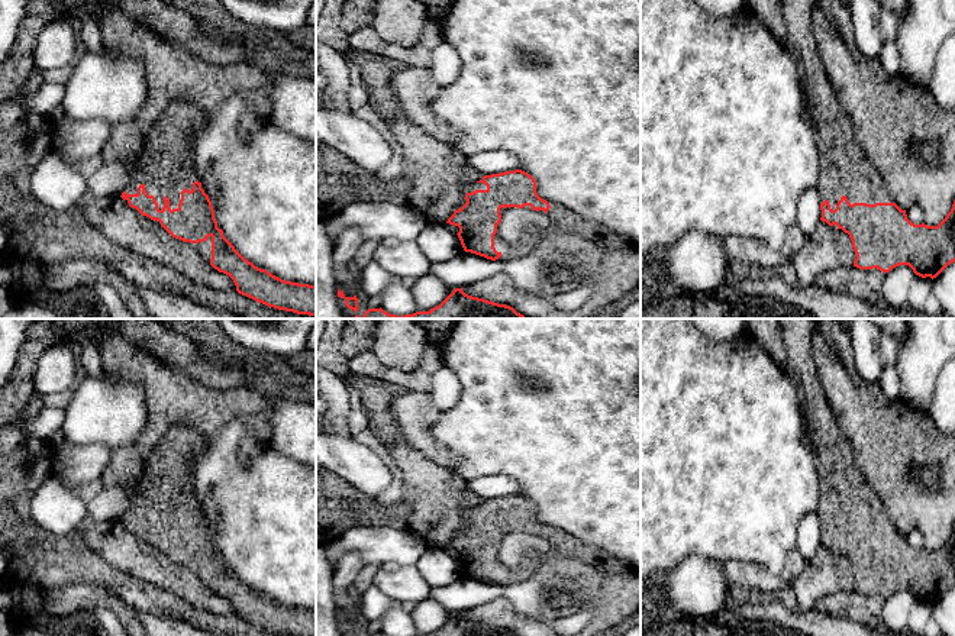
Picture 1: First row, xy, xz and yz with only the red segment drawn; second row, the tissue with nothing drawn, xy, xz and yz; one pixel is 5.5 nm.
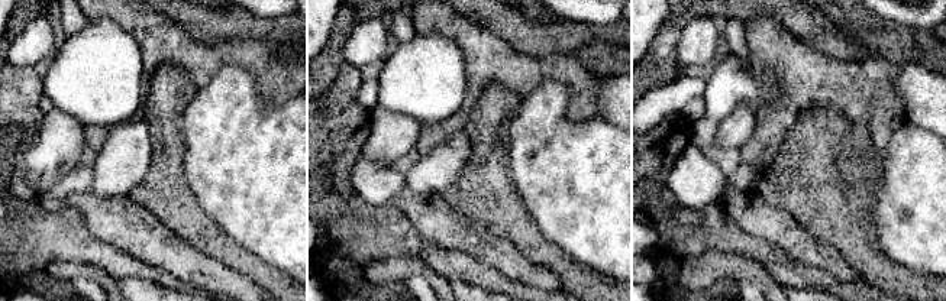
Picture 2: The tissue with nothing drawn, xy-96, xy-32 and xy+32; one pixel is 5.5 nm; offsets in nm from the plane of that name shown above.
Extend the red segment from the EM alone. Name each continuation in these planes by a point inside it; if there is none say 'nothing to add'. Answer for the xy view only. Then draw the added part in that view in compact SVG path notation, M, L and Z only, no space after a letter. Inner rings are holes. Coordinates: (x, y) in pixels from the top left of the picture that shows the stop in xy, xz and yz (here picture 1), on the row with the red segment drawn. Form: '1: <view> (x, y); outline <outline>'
1: xy (167, 167); outline M191 101L171 103L145 138L143 155L126 194L138 194L138 187L143 184L146 193L155 197L159 210L165 196L170 209L178 209L181 191L191 191L194 181L201 183L194 149L204 119L204 112Z

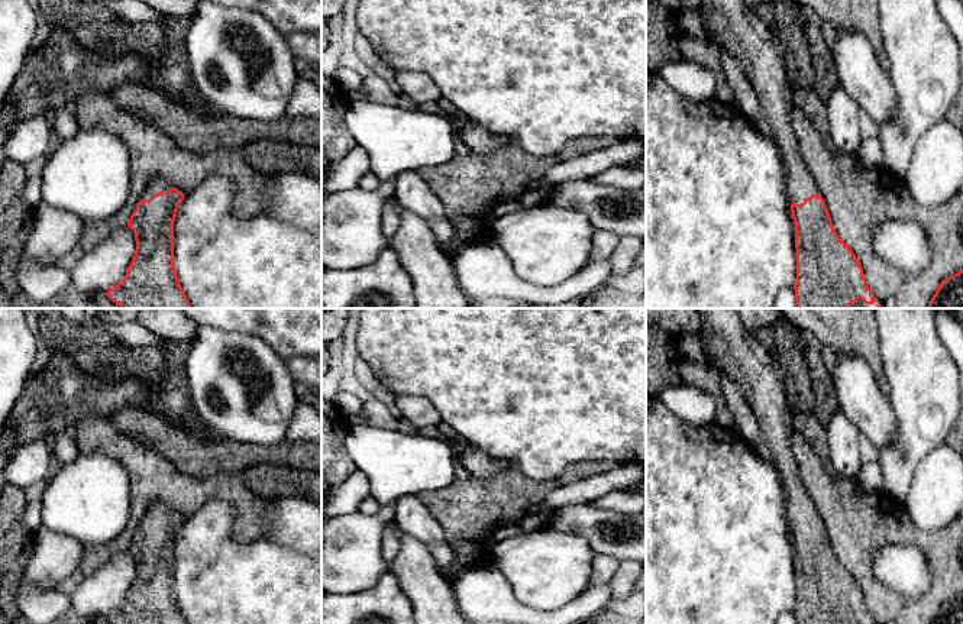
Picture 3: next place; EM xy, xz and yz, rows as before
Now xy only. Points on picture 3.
1: xy (158, 184); outline M156 177L143 191L140 200L149 200L152 195L174 188L169 182L164 181L162 178Z

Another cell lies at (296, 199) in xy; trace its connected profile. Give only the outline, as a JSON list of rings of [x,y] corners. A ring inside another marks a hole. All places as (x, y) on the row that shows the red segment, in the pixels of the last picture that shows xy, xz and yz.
[[[272,172],[261,213],[313,233],[321,230],[321,182],[301,172]]]

